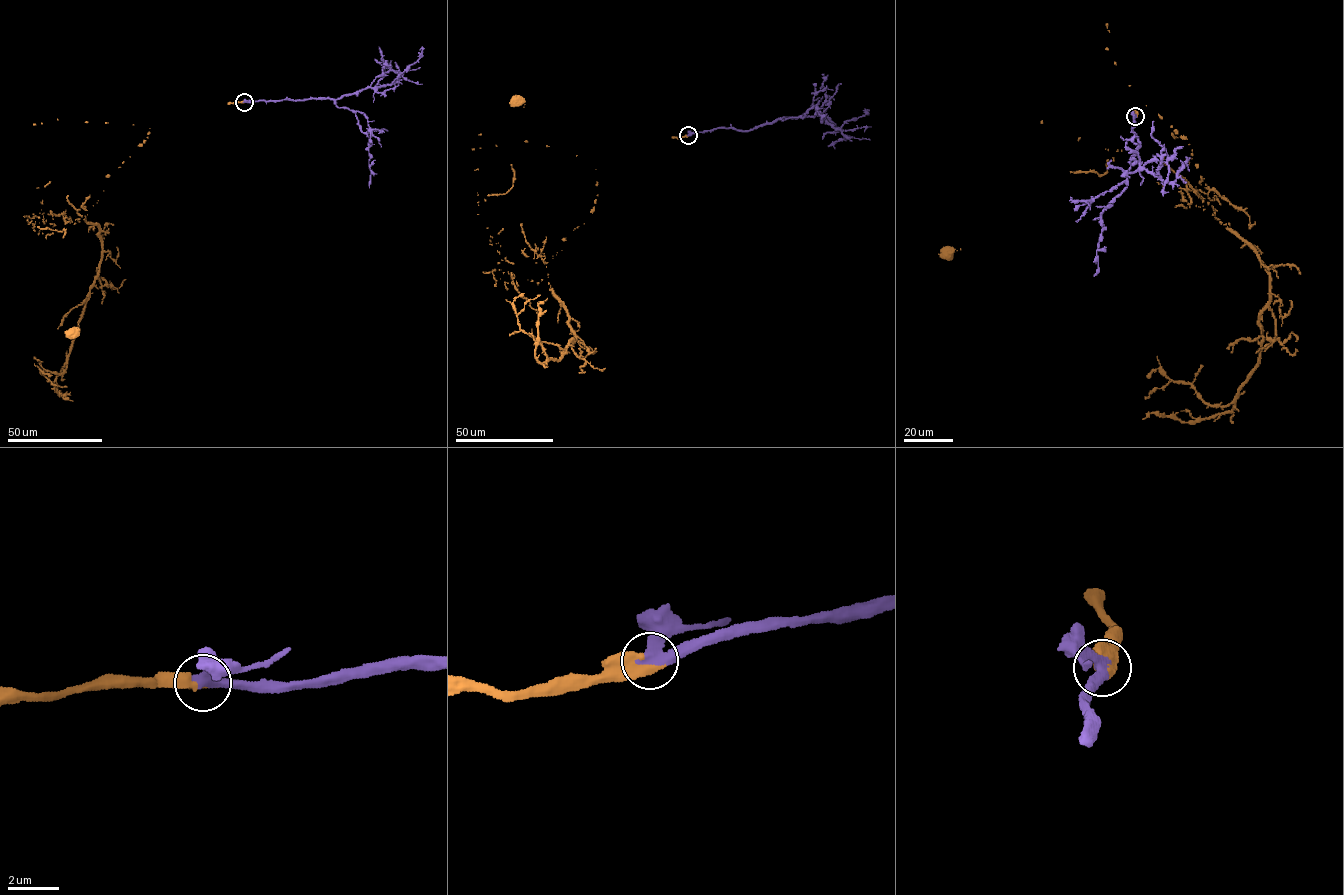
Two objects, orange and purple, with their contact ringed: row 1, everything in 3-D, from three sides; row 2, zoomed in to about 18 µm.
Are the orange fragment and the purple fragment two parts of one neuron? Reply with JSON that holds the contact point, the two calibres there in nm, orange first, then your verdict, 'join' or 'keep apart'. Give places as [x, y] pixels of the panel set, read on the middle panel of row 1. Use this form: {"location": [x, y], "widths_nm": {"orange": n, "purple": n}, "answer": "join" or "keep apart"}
{"location": [688, 135], "widths_nm": {"orange": 500, "purple": 400}, "answer": "join"}

